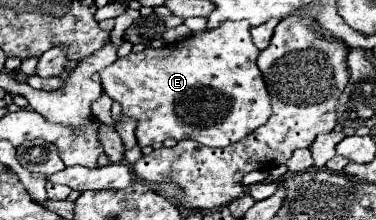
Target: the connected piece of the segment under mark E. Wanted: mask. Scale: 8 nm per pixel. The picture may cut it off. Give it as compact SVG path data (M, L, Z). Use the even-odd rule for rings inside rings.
M224 22L218 28L204 30L200 34L190 34L184 40L166 44L158 50L144 48L142 52L130 52L124 58L118 58L114 64L100 72L104 92L122 104L122 112L138 120L136 140L140 146L162 144L166 138L174 140L196 140L204 146L224 148L230 146L256 128L268 122L272 116L270 96L262 78L260 68L256 66L258 48L250 36L250 24L244 22Z

